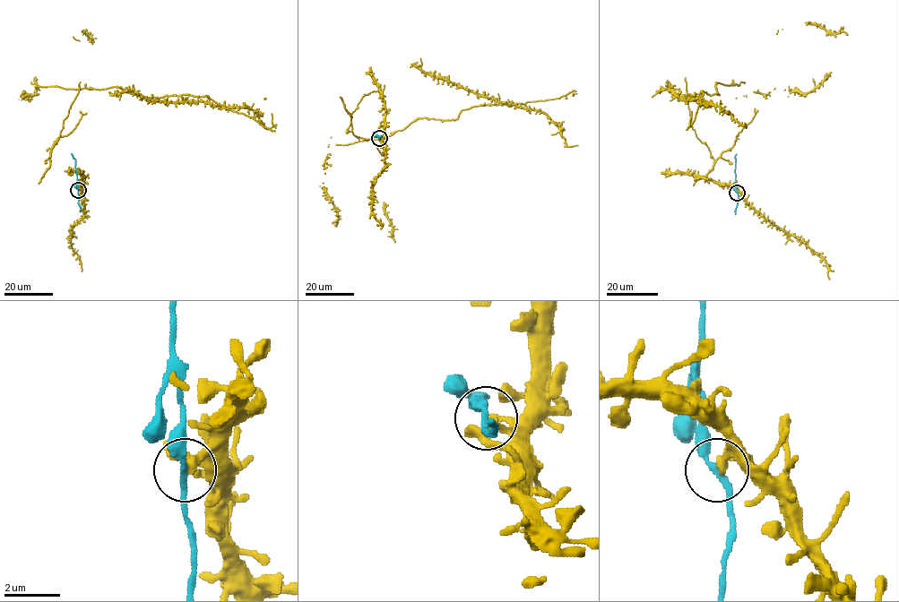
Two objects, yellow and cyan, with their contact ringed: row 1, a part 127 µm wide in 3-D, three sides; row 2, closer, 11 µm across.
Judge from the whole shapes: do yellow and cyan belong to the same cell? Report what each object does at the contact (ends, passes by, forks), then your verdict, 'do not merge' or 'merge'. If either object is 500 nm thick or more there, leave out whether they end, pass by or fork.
yellow ends | cyan passes by | do not merge

